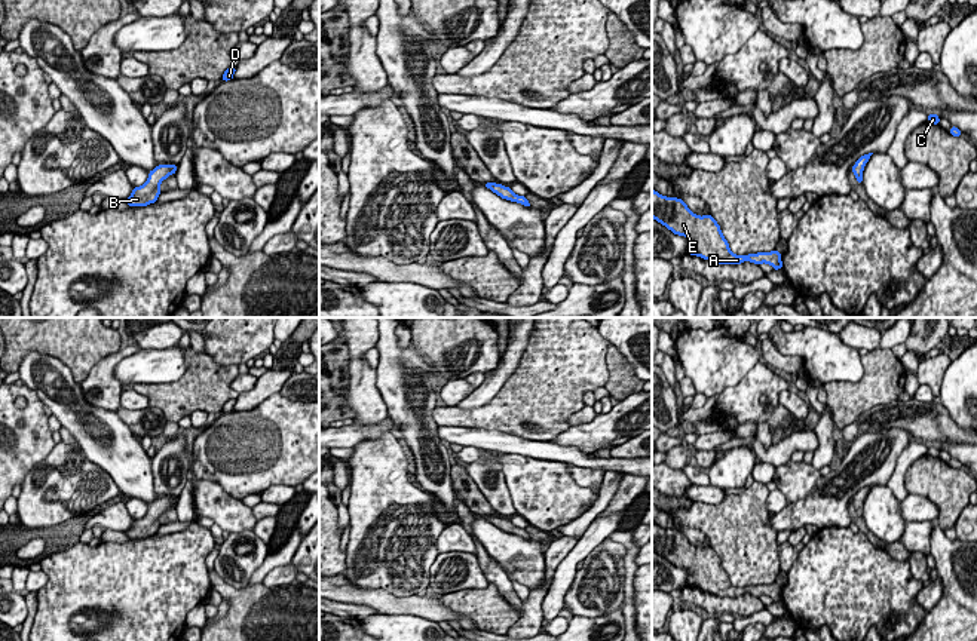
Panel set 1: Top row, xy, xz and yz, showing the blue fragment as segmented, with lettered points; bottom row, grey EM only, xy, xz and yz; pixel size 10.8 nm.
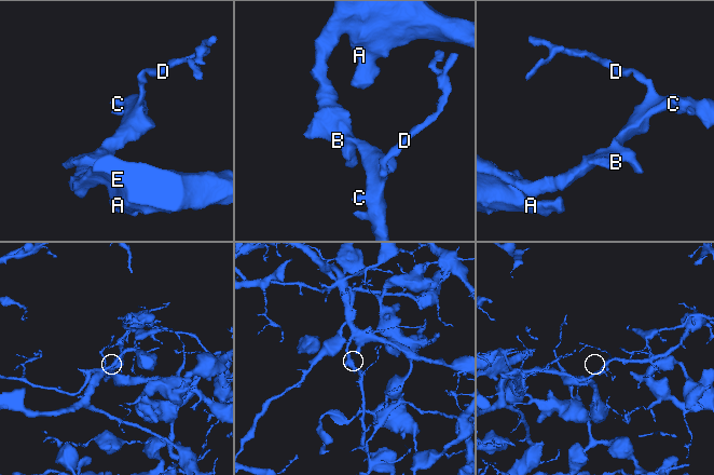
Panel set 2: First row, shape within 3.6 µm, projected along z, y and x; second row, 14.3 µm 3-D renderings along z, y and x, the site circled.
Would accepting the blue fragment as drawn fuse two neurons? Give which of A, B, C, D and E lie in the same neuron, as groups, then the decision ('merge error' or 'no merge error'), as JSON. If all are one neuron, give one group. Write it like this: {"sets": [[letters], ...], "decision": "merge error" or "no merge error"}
{"sets": [["A", "B", "E"], ["C", "D"]], "decision": "merge error"}

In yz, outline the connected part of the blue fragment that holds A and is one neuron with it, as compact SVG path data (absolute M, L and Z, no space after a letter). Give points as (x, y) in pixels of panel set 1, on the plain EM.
M652 522L652 550L674 567L686 568L690 573L687 577L690 588L698 588L717 596L751 594L757 598L762 595L771 596L774 602L782 601L782 588L777 582L748 588L733 586L717 553L711 548L695 548L682 531L665 530Z

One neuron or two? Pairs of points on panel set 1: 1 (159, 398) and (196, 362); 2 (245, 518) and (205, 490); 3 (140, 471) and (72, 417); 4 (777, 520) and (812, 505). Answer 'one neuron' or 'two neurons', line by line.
1: one neuron
2: one neuron
3: one neuron
4: one neuron

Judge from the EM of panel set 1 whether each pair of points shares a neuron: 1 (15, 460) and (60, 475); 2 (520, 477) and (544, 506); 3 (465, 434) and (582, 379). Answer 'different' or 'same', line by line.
1: different
2: same
3: different

